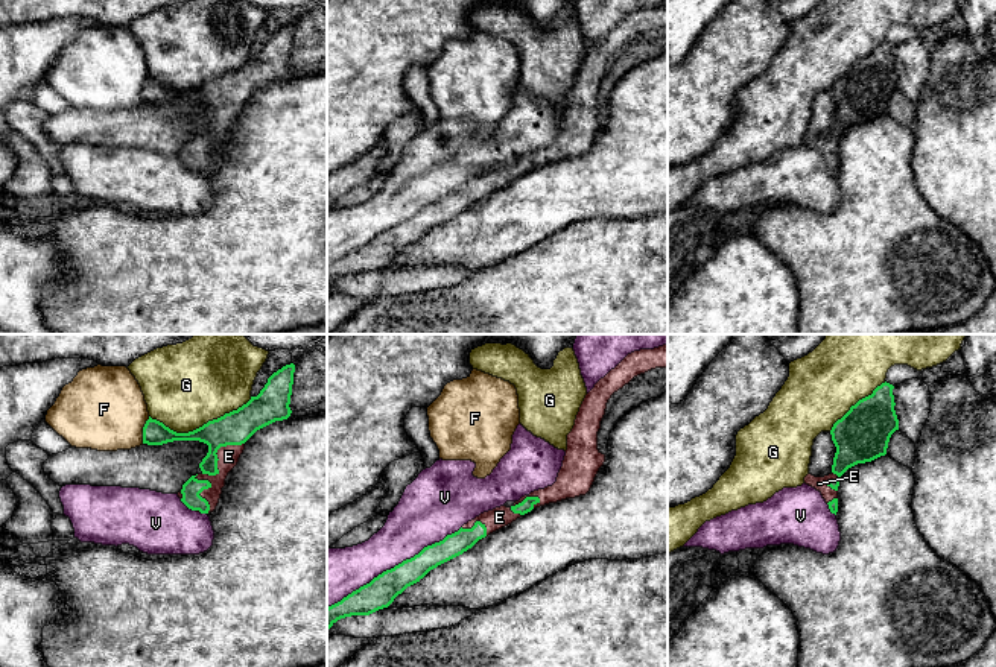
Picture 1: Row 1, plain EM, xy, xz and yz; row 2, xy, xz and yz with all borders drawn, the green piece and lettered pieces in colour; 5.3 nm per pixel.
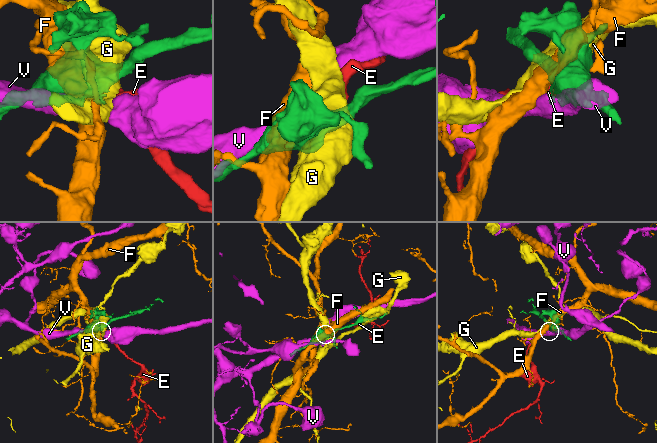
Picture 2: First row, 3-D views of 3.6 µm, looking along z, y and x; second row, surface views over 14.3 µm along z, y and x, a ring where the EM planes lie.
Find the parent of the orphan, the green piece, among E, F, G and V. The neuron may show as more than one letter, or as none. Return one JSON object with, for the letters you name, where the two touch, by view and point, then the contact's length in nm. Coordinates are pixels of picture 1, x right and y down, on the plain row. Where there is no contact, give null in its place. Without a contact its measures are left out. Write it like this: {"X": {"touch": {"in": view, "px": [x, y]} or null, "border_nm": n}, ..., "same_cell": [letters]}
{"E": {"touch": {"in": "xy", "px": [216, 116]}, "border_nm": 280}, "same_cell": ["E"]}

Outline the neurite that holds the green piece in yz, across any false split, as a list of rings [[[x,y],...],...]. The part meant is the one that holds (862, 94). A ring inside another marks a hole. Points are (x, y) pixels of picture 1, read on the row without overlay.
[[[882,43],[833,84],[830,94],[836,112],[832,132],[824,137],[812,134],[804,137],[804,143],[821,152],[835,175],[838,172],[839,137],[858,123],[885,115],[891,94],[899,90],[893,49],[893,44]]]

